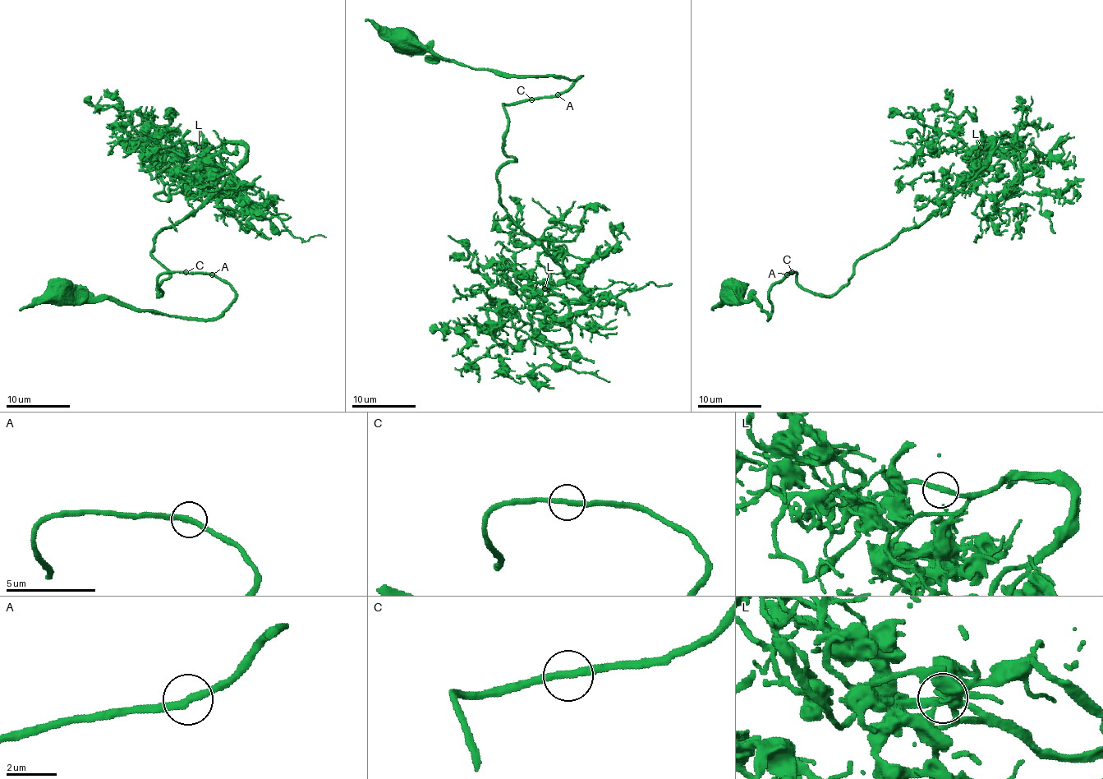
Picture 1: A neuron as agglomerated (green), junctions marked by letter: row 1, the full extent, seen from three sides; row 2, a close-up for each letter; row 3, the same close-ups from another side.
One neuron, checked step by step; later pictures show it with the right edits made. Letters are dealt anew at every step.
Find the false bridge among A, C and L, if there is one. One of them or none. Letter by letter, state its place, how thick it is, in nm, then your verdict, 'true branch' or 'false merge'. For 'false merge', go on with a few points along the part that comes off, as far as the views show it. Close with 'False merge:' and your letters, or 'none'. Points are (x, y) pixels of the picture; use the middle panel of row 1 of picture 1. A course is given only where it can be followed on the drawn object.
A: place (558, 94); calibre 280 nm; true branch
C: place (531, 99); calibre 260 nm; true branch
L: place (544, 288); calibre 260 nm; true branch
False merge: none

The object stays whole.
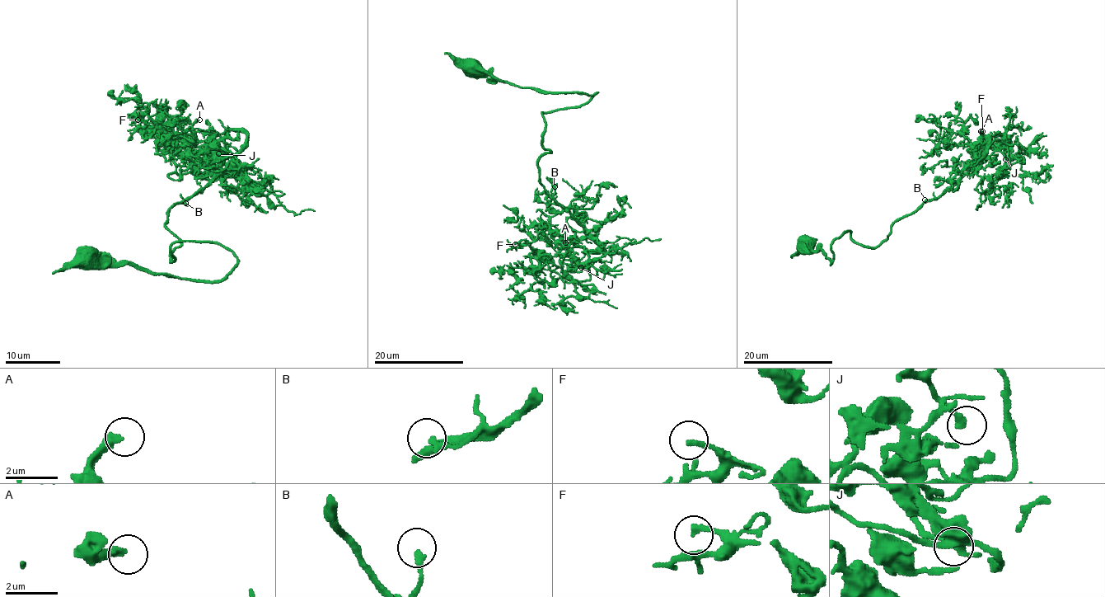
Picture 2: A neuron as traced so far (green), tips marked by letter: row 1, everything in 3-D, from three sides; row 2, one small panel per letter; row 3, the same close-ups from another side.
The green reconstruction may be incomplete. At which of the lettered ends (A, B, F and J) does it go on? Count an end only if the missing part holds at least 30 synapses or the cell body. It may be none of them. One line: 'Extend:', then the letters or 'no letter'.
Extend: F

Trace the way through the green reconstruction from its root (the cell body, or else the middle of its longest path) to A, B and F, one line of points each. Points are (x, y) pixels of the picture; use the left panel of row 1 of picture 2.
A: (86, 257), (231, 271), (211, 241), (170, 260), (166, 213), (221, 170), (192, 153), (214, 138), (199, 119)
B: (86, 257), (221, 280), (237, 257), (219, 244), (177, 241), (170, 260), (180, 240), (166, 213), (185, 203)
F: (86, 257), (237, 261), (170, 260), (214, 138), (165, 161), (138, 119)

